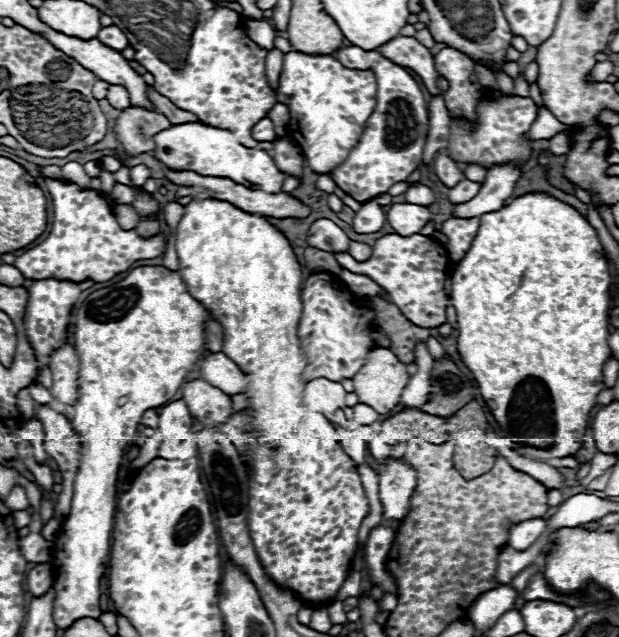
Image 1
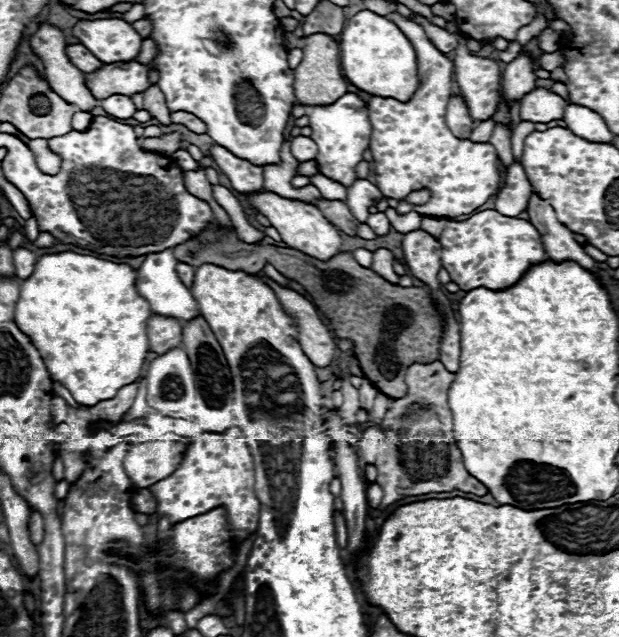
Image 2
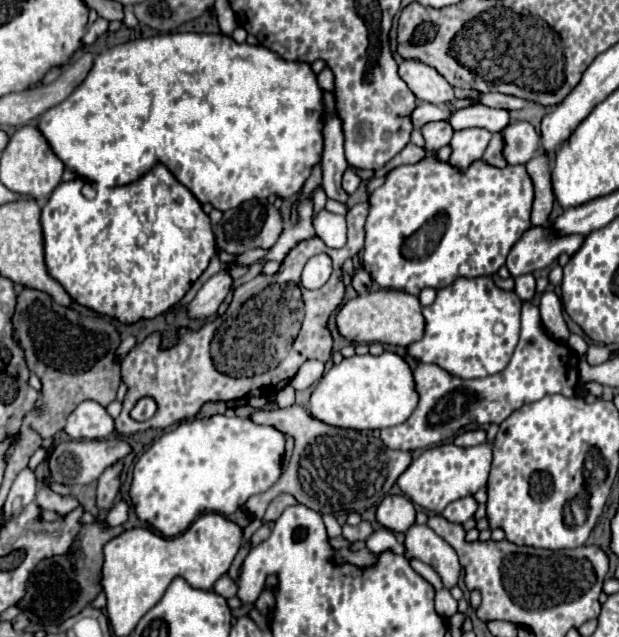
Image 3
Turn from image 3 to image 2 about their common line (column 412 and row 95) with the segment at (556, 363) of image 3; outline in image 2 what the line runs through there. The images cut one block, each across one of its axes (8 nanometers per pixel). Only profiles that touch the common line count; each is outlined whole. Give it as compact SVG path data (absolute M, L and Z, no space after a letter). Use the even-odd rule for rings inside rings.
M398 12L388 18L408 34L408 40L416 50L418 90L408 102L370 96L370 102L366 104L374 128L370 140L374 184L386 198L396 198L400 202L396 208L400 214L418 212L432 218L458 218L470 214L490 196L500 192L502 164L492 144L458 140L444 124L446 106L452 94L452 62L426 38L422 26L402 18ZM424 188L430 190L430 200L426 204L414 206L404 200L410 192Z

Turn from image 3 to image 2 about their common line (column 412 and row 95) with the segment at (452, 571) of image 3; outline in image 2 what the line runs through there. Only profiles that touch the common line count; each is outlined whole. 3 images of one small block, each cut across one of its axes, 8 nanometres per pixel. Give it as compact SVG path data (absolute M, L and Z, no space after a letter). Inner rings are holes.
M534 88L526 94L520 106L520 118L530 122L552 122L563 118L566 100L546 88Z

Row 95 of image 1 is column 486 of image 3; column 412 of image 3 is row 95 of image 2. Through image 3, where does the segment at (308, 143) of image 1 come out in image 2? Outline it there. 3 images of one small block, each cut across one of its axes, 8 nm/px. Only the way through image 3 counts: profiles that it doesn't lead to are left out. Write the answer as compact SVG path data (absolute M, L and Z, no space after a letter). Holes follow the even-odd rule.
M346 92L334 104L312 106L308 112L308 120L310 120L308 126L312 128L312 140L318 146L318 154L316 154L318 172L332 178L334 182L350 186L354 180L358 180L354 168L362 160L362 154L368 148L372 136L372 124L368 118L366 104L356 94Z

